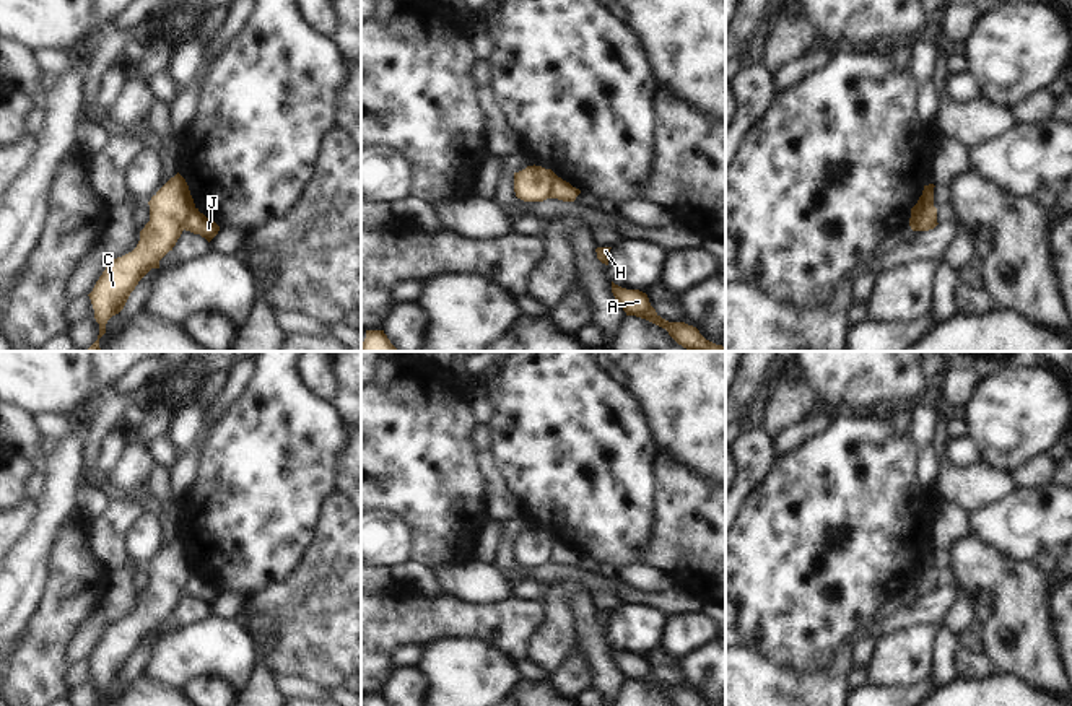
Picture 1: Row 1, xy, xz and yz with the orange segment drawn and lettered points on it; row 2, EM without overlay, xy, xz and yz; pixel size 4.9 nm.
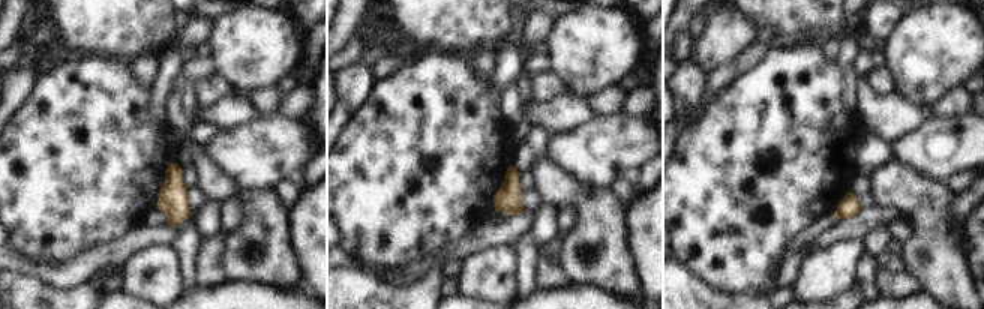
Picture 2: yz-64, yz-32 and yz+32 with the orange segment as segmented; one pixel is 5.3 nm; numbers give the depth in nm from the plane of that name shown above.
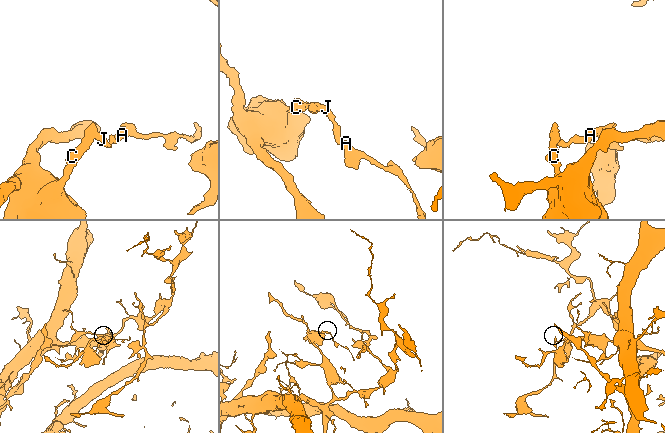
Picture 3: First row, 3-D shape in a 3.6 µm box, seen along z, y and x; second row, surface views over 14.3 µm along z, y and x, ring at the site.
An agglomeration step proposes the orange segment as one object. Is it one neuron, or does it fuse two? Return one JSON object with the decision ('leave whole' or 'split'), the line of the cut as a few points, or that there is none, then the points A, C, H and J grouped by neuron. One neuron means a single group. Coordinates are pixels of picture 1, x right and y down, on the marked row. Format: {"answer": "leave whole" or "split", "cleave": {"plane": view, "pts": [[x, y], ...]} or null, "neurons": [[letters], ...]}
{"answer": "split", "cleave": {"plane": "yz", "pts": [[932, 205], [911, 228]]}, "neurons": [["A", "H", "J"], ["C"]]}

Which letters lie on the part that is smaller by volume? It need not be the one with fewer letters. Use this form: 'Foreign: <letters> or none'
Foreign: A, H, J

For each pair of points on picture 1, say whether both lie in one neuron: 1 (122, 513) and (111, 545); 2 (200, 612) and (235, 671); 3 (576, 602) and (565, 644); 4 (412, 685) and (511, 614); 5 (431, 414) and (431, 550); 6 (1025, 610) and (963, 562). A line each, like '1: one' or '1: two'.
1: one
2: two
3: two
4: two
5: one
6: one

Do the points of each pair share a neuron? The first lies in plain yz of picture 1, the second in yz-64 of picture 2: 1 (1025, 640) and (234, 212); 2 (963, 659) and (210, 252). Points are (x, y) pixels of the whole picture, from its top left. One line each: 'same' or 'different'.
1: different
2: same

